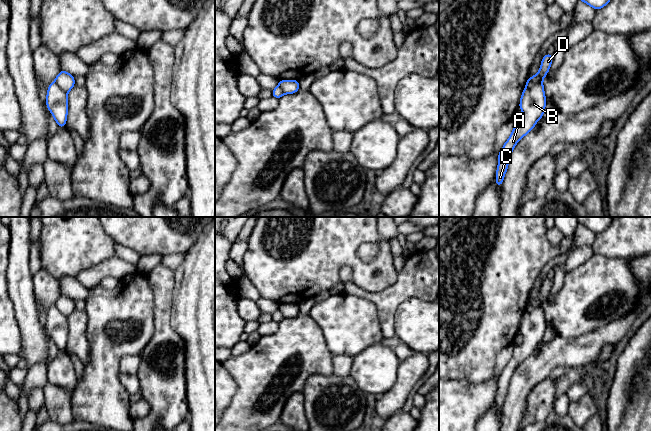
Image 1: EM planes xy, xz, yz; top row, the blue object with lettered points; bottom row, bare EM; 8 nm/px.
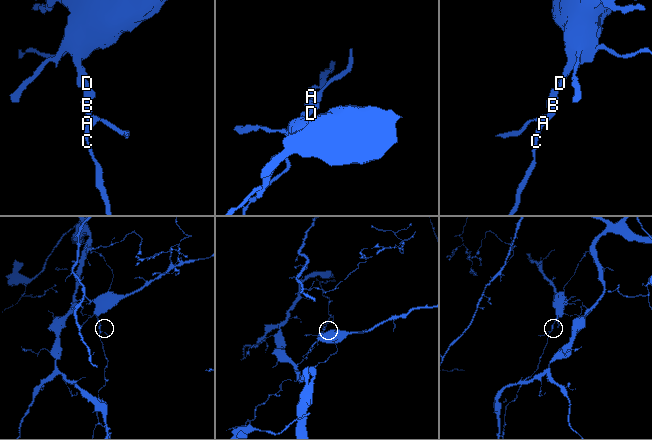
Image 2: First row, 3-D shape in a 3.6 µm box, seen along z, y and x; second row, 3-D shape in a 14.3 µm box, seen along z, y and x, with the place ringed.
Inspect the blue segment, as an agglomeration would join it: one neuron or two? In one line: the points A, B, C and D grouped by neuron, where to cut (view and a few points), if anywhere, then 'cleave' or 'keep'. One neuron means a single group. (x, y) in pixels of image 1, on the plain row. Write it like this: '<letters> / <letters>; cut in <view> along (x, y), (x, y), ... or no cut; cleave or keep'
A B C / D; cut in yz along (542, 302), (534, 309), (526, 311); cleave

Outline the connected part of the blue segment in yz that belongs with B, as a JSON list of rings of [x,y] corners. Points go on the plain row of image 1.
[[[543,303],[531,312],[524,312],[519,328],[519,333],[523,336],[523,342],[514,349],[512,358],[498,378],[498,391],[495,402],[498,411],[502,410],[510,380],[517,366],[534,353],[537,345],[543,341],[546,328]]]

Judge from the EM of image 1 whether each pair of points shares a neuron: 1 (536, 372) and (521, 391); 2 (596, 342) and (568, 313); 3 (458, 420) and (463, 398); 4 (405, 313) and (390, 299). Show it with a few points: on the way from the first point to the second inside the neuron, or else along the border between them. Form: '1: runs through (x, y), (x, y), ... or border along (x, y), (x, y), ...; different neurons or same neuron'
1: runs through (531, 377), (522, 386); same neuron
2: border along (608, 323), (580, 335), (564, 338); different neurons
3: runs through (458, 415), (459, 403); same neuron
4: border along (420, 298), (409, 298), (397, 308), (393, 329); different neurons

